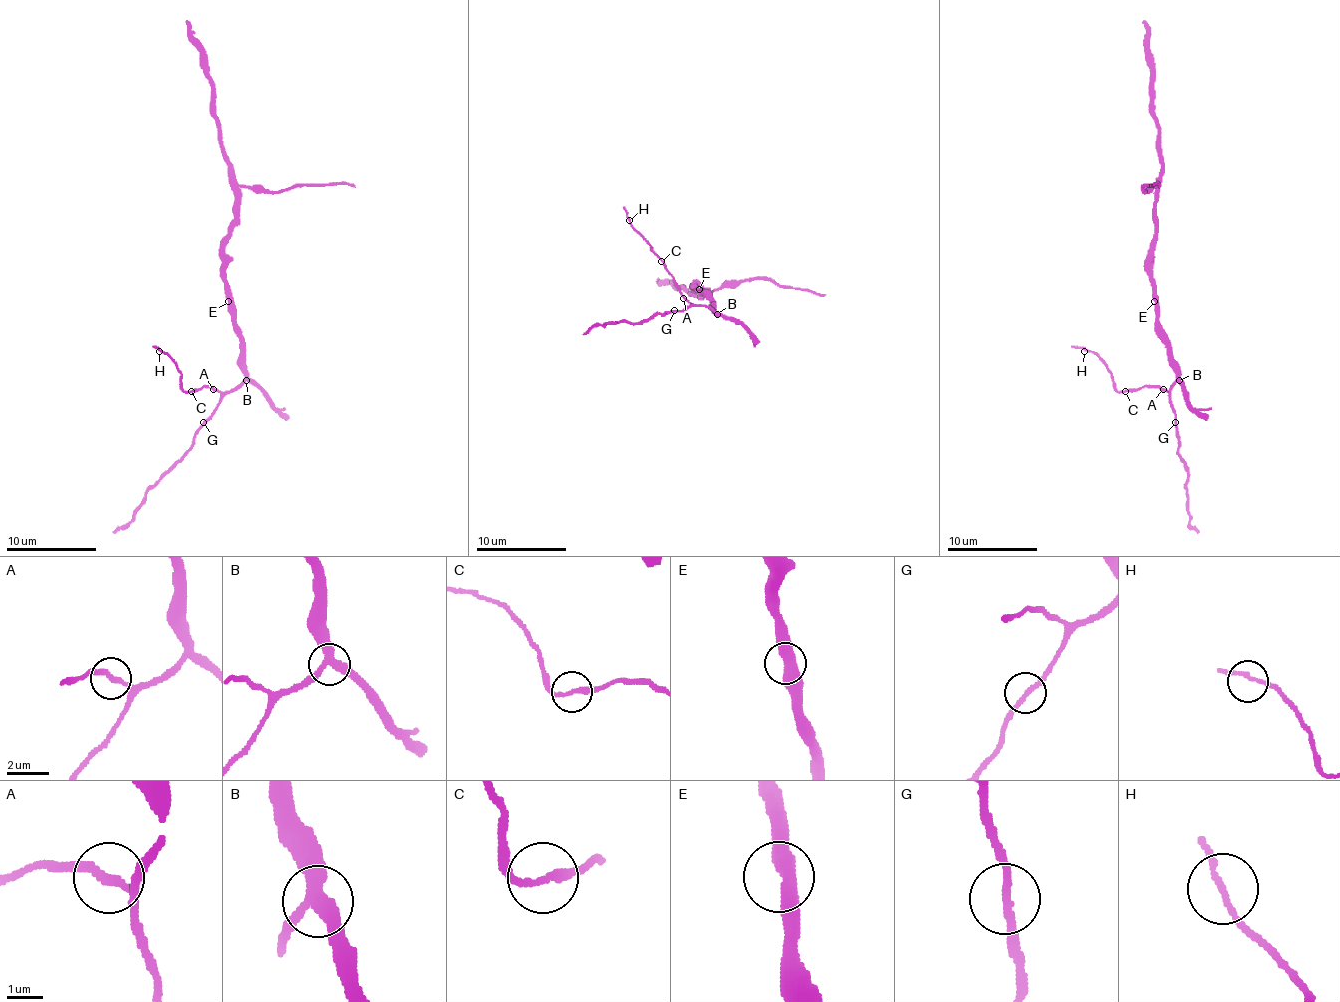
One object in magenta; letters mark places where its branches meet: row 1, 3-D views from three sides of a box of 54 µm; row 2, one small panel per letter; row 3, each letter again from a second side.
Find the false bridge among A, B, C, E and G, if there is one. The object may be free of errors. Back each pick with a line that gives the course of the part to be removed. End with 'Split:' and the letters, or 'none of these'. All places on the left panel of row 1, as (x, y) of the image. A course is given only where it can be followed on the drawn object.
Split: none of these

